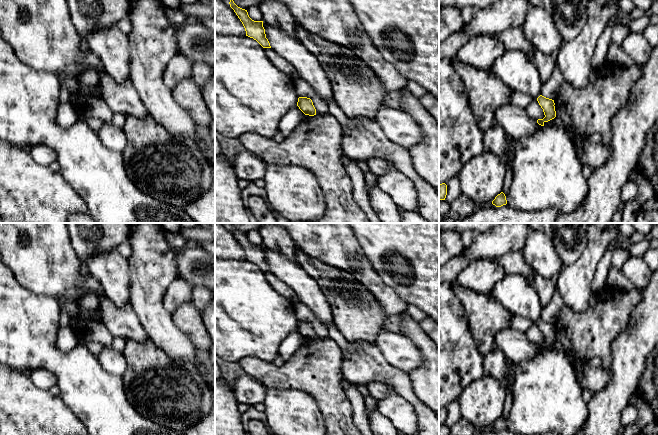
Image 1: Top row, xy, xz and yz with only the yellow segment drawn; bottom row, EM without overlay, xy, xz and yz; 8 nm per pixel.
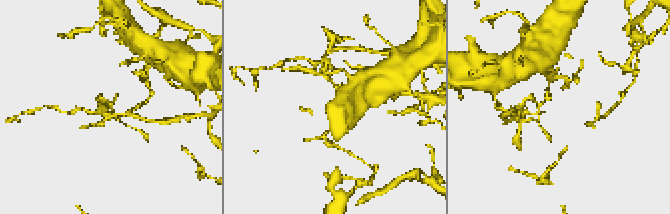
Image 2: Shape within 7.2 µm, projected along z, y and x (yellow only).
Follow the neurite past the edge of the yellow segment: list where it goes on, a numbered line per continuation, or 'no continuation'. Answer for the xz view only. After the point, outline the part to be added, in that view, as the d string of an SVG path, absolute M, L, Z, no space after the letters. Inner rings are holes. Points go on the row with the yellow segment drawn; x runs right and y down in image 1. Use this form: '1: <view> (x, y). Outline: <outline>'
no continuation

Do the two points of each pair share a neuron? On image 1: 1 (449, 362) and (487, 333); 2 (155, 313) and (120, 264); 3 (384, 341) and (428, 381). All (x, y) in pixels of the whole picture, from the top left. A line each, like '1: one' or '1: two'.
1: two
2: two
3: two

